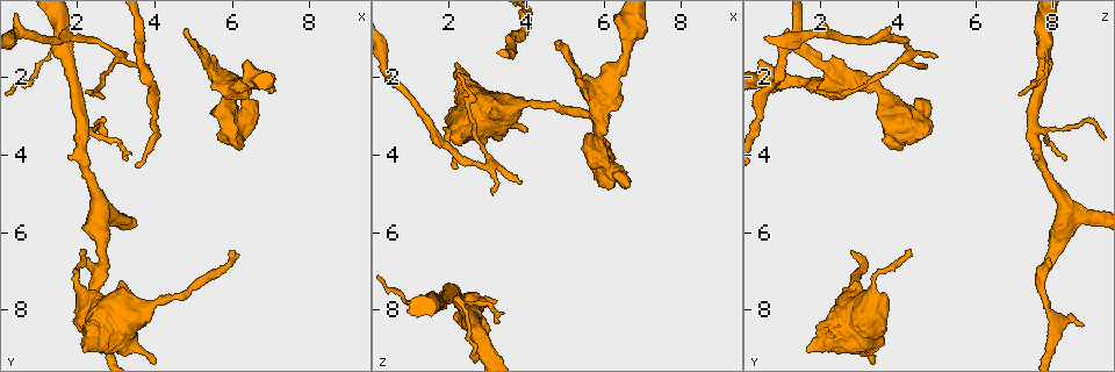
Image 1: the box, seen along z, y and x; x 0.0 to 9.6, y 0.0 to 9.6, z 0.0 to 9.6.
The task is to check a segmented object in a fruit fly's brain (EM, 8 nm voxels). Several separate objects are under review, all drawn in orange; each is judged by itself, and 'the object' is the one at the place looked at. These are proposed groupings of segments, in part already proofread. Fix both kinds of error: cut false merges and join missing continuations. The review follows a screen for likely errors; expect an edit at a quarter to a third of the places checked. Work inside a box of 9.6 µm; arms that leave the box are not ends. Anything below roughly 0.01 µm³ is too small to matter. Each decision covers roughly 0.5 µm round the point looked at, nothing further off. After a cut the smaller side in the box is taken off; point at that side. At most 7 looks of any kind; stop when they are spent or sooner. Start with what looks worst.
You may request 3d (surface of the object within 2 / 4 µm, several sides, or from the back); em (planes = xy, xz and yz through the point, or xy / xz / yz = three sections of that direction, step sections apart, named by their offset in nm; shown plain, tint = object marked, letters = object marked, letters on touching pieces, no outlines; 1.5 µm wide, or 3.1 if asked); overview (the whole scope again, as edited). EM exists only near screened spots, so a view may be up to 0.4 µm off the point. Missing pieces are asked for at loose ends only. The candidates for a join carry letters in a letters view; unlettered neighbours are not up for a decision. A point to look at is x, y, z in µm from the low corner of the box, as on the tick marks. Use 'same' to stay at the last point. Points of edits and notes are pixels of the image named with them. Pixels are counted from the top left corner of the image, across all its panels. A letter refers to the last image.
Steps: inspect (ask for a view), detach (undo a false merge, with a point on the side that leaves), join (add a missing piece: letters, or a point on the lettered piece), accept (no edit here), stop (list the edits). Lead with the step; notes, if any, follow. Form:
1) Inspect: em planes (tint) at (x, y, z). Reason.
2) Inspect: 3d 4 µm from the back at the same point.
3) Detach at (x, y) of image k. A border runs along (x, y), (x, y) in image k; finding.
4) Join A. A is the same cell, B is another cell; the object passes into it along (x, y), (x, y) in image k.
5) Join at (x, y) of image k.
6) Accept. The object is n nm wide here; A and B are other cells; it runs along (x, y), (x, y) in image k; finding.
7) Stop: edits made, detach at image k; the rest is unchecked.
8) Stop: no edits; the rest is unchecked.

Inspect: em planes (letters) at (6.10, 6.45, 2.80). End of a long branch.

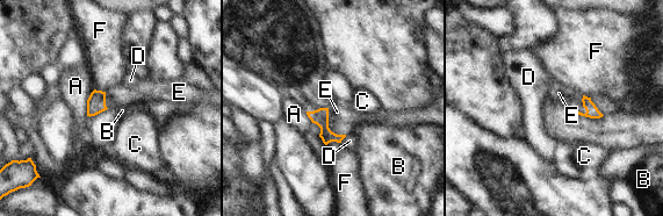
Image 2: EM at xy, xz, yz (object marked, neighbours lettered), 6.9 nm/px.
Join E. The longest contact is with E, 220 nm; E is the same cell, A, B, C, D and F are other cells; the neuron continues.

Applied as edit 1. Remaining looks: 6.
Inspect: overview.

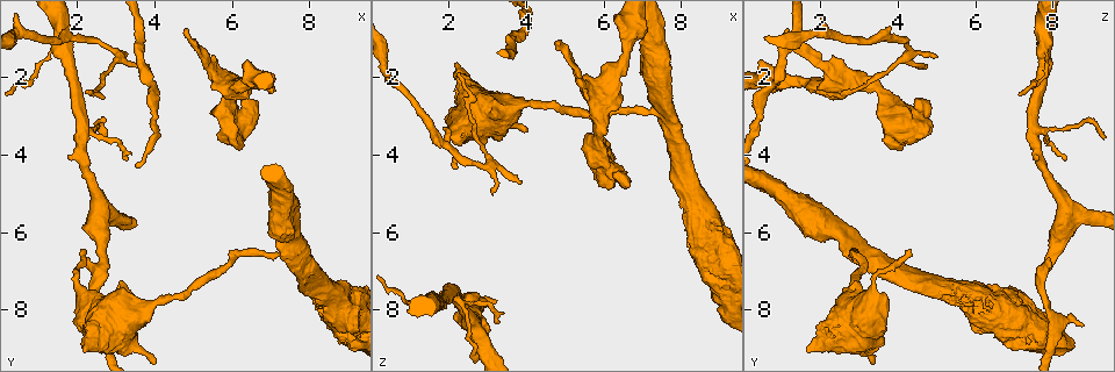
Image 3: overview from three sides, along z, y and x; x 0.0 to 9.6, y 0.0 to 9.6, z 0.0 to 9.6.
Inspect: 3d 2 µm at (3.90, 1.75, 4.70). Tapers out.

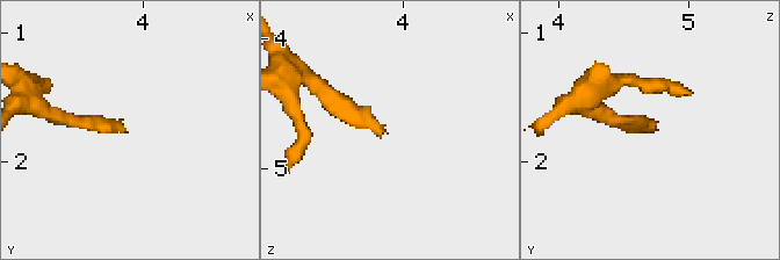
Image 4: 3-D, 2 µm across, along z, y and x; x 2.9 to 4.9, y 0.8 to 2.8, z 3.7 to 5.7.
Inspect: em planes (letters) at (3.86, 1.74, 4.72). Now the EM.

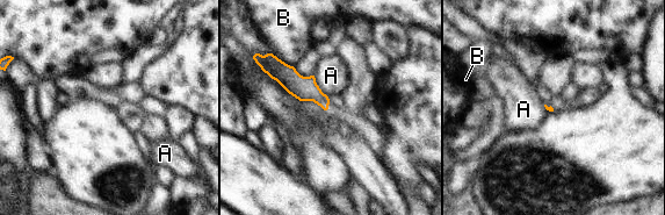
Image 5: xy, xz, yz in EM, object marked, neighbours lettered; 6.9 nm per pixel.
Accept. A and B are other cells; a border runs along (313, 76), (318, 87), (327, 97) in image 5; no lettered piece goes on from it.

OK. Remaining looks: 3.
Inspect: em planes (letters) at (2.20, 2.35, 1.85). An open end.

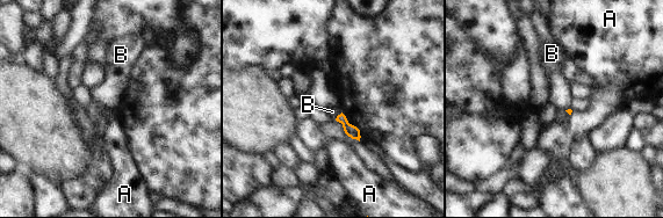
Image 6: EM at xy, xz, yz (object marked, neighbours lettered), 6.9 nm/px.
Accept. A and B are other cells; a border runs along (341, 111), (334, 120) in image 6; none of them fits.

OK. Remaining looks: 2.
Stop: edits made, join at image 2; the rest is unchecked.

